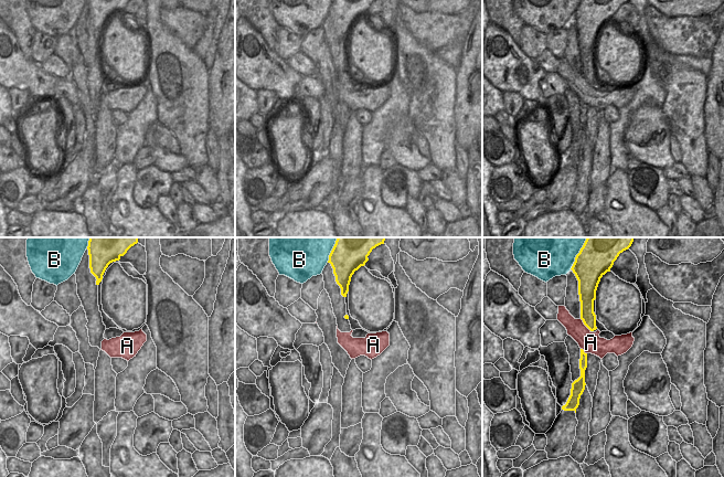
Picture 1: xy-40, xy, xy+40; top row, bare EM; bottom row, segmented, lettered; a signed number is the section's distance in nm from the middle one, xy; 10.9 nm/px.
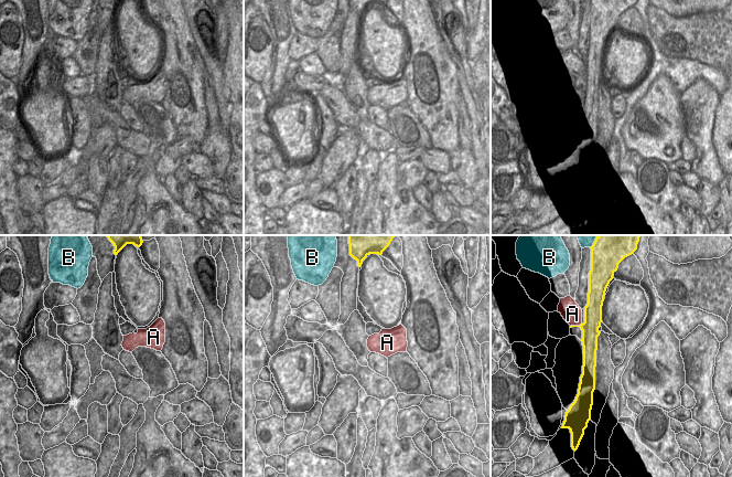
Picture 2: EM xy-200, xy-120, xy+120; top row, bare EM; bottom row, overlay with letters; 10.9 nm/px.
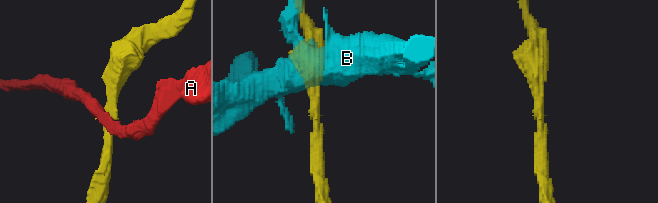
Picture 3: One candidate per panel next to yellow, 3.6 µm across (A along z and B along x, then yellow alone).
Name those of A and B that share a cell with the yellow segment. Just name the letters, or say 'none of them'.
none of them

